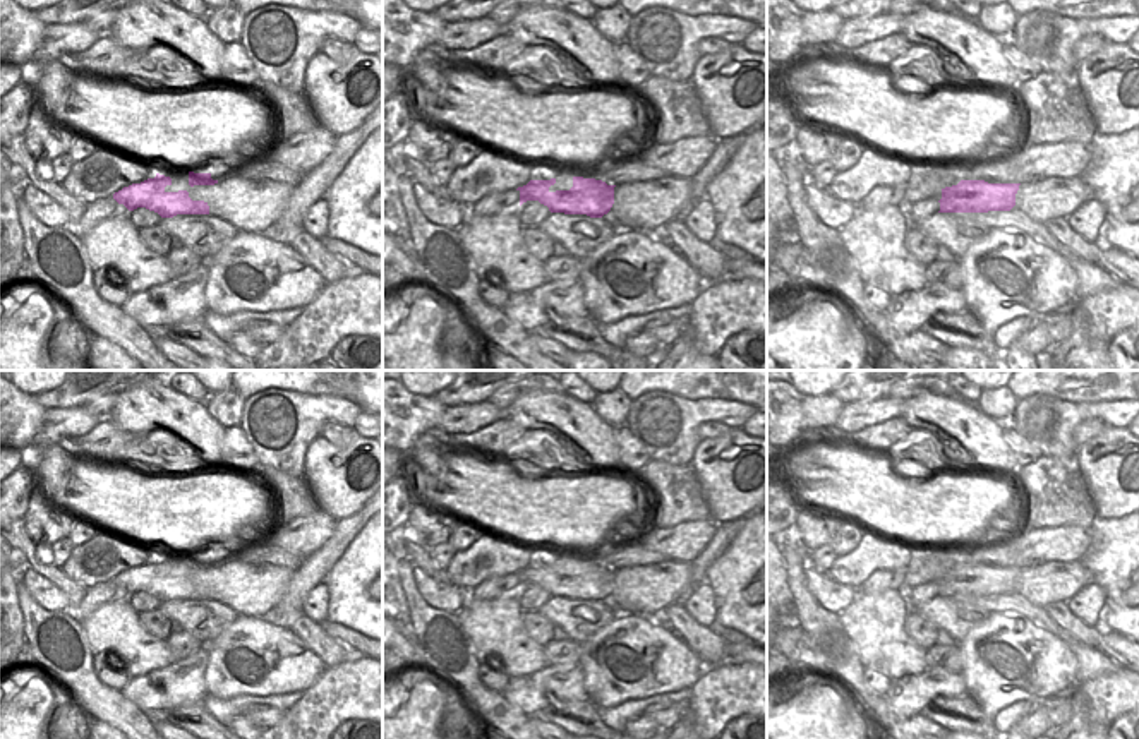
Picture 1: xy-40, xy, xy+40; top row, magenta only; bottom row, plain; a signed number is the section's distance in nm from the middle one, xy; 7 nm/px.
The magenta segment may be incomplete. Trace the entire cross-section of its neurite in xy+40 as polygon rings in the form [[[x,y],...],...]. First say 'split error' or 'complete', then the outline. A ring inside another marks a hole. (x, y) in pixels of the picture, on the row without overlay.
complete; [[[961,564],[942,573],[938,597],[988,597],[1010,595],[1021,568],[988,568],[985,564]]]

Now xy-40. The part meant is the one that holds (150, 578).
complete; [[[156,557],[141,568],[132,568],[113,578],[118,588],[129,595],[146,592],[158,597],[161,602],[173,602],[177,598],[209,598],[209,590],[204,585],[192,585],[187,574],[166,576],[172,562]]]

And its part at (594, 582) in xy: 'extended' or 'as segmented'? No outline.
as segmented

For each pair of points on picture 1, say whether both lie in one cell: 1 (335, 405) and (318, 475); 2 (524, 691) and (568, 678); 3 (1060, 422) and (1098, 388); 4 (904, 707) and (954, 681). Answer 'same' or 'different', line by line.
1: different
2: same
3: different
4: same

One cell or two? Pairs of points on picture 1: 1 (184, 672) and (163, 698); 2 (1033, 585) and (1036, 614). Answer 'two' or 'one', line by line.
1: one
2: two

